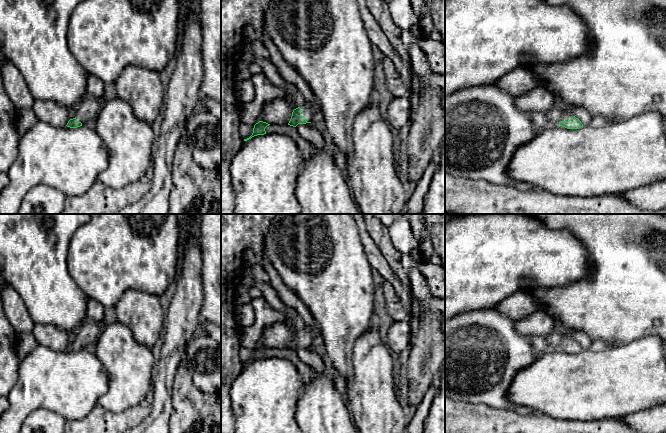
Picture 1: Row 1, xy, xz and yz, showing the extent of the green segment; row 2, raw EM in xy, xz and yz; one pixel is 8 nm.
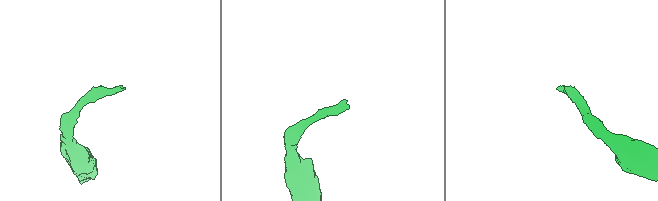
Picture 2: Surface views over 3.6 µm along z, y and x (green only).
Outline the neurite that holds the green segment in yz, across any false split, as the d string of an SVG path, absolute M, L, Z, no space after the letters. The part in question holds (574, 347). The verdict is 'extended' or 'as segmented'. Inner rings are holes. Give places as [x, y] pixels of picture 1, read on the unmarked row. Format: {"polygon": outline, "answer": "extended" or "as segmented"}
{"polygon": "M560 327L558 329L563 334L563 338L559 346L560 350L567 353L579 353L583 350L581 345L571 337L568 330L562 329Z", "answer": "extended"}

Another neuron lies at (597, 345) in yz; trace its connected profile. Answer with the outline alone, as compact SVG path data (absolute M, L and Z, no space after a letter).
M594 340L589 349L598 352L606 349L608 346L609 344L603 340Z

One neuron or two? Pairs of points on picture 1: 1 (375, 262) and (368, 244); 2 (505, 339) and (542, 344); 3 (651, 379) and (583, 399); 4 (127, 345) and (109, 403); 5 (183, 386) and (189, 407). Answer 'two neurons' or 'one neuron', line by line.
1: one neuron
2: two neurons
3: one neuron
4: one neuron
5: one neuron

